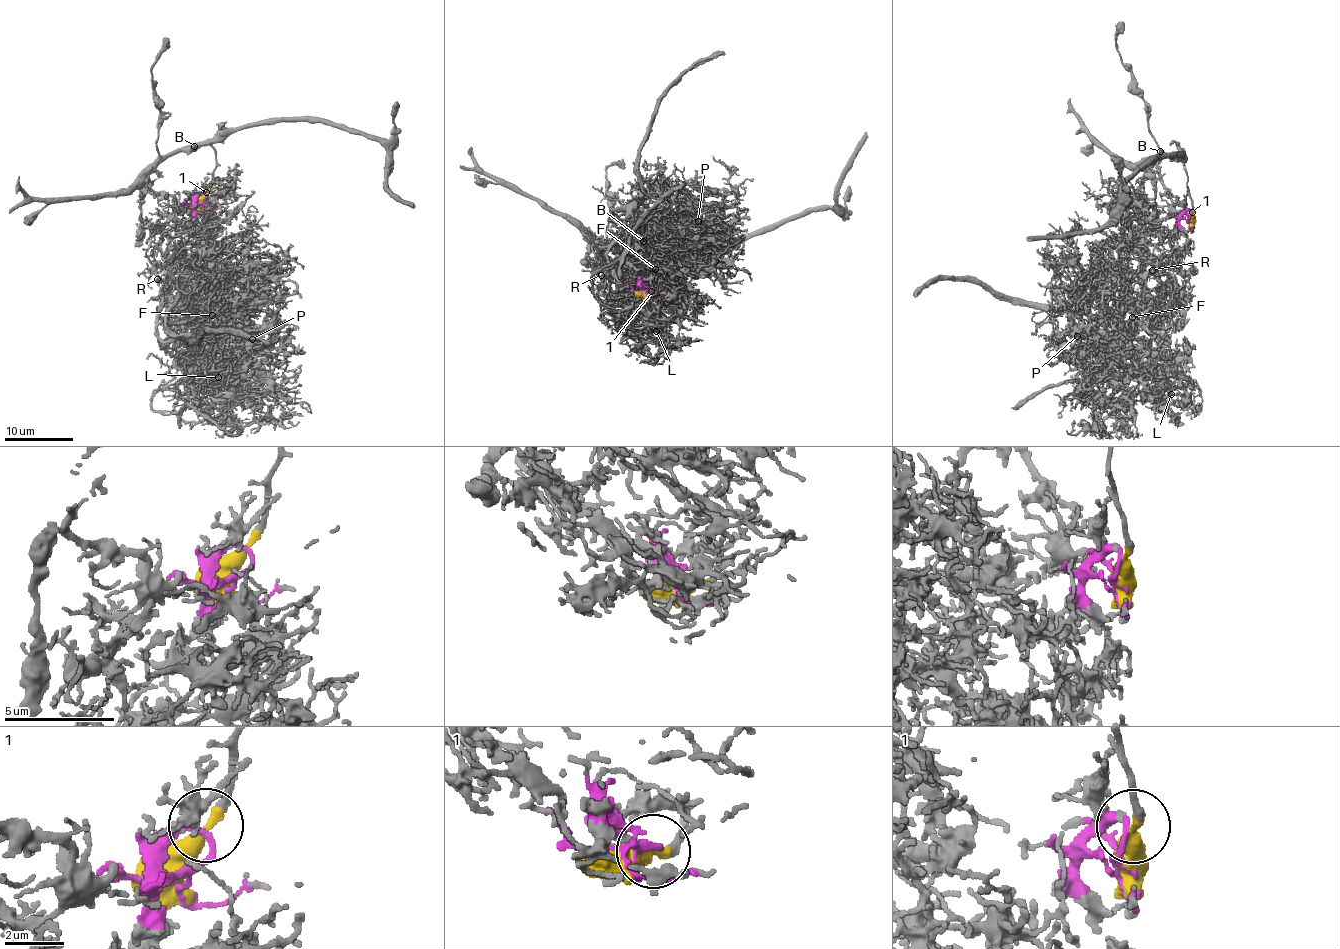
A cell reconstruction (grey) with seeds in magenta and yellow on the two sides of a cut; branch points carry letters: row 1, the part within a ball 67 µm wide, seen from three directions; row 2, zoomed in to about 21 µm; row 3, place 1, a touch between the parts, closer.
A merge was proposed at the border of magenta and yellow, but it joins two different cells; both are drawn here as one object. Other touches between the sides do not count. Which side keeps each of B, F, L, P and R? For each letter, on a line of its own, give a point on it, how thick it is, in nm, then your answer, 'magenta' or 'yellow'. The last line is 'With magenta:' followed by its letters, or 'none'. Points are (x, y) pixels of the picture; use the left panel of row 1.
B: place (194, 146); calibre 220 nm; yellow
F: place (212, 315); calibre 160 nm; magenta
L: place (218, 377); calibre 130 nm; magenta
P: place (252, 339); calibre 280 nm; magenta
R: place (157, 279); calibre 130 nm; magenta
With magenta: F, L, P, R

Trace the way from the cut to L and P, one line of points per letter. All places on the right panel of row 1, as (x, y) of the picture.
L: (1189, 222), (1179, 221), (1184, 231), (1170, 239), (1175, 258), (1153, 321), (1165, 334), (1148, 362), (1171, 394)
P: (1189, 222), (1179, 221), (1184, 230), (1170, 239), (1169, 255), (1138, 269), (1079, 272), (1059, 303), (1077, 337)

